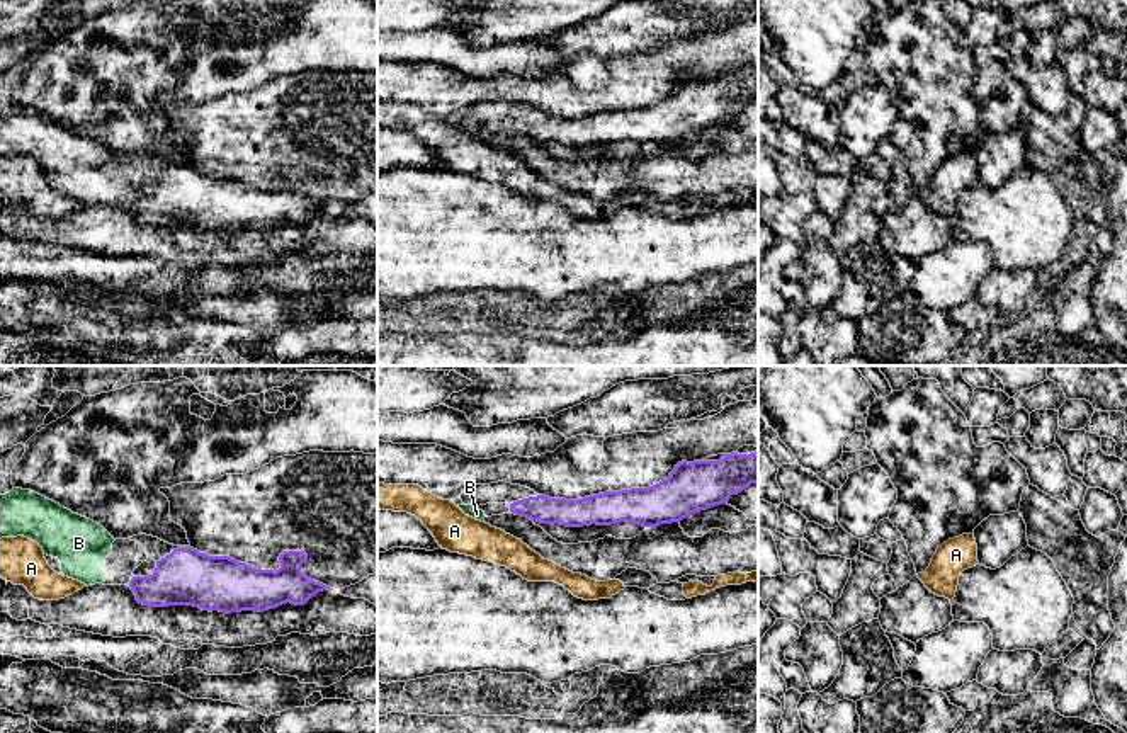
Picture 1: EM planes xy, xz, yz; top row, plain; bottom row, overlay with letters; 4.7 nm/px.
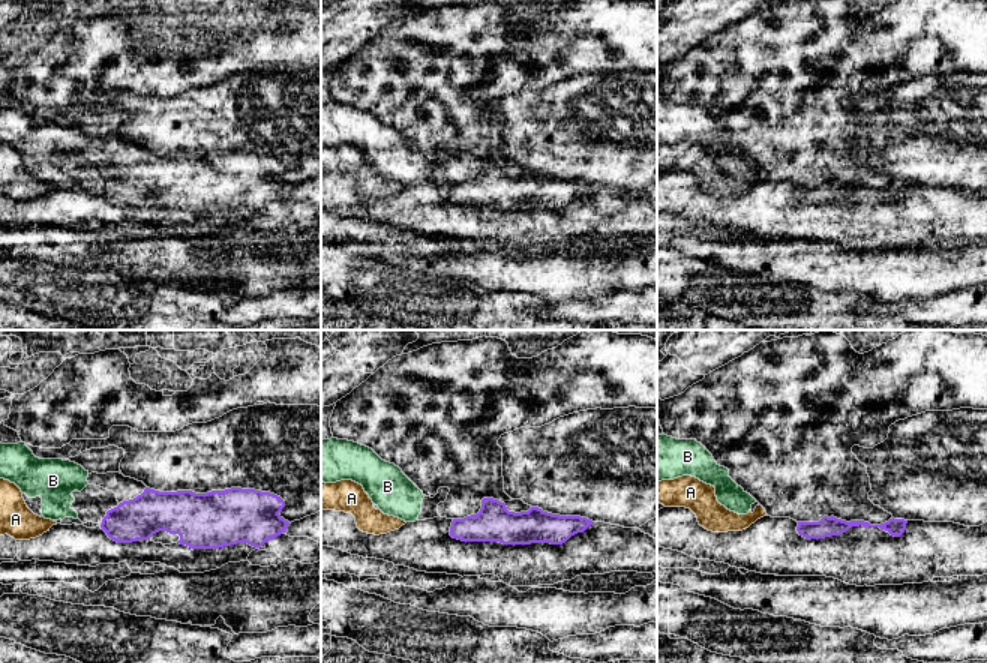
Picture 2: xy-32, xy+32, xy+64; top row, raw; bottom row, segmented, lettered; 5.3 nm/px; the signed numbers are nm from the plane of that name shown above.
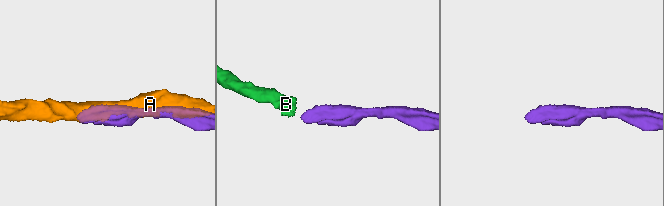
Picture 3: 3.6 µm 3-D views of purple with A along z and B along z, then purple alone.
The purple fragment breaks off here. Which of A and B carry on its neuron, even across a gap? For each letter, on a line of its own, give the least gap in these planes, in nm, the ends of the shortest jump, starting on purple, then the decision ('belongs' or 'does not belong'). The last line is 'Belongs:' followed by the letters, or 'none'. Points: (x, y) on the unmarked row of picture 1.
A: gap 100 nm; span xz (512, 131), (504, 150); does not belong
B: gap 110 nm; span xy (130, 201), (106, 198); belongs
Belongs: B

